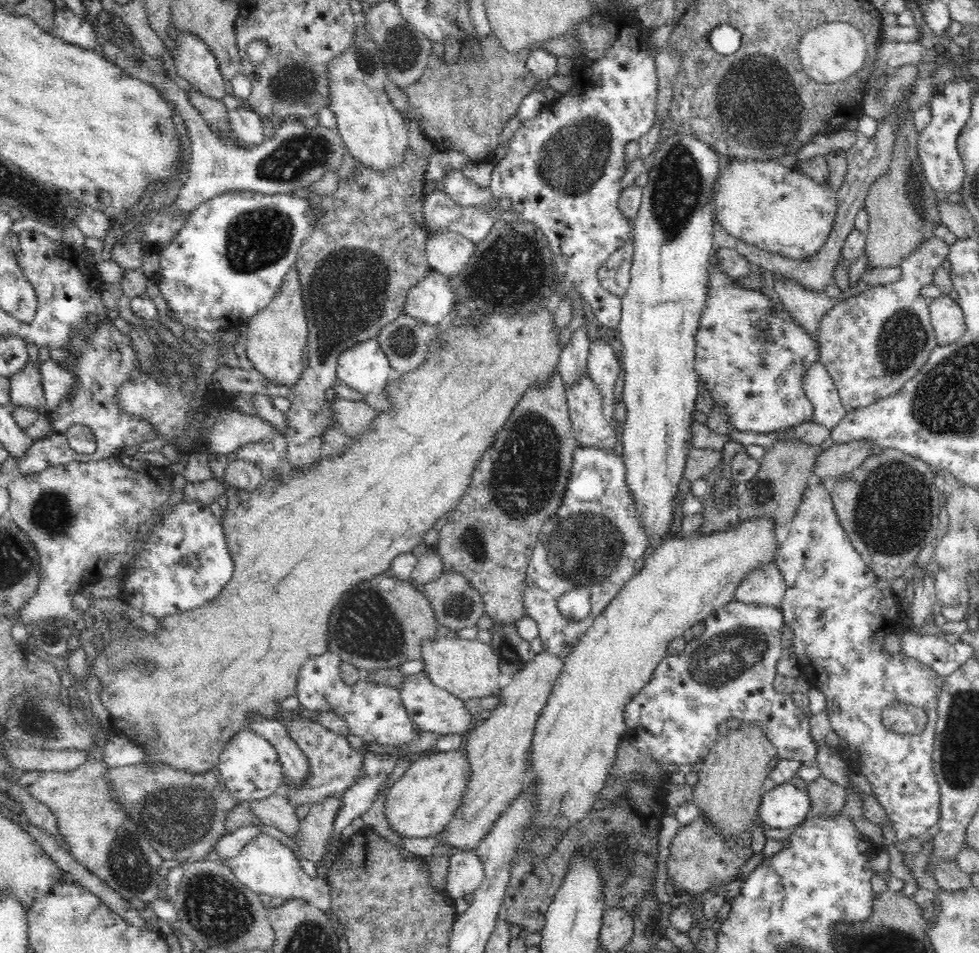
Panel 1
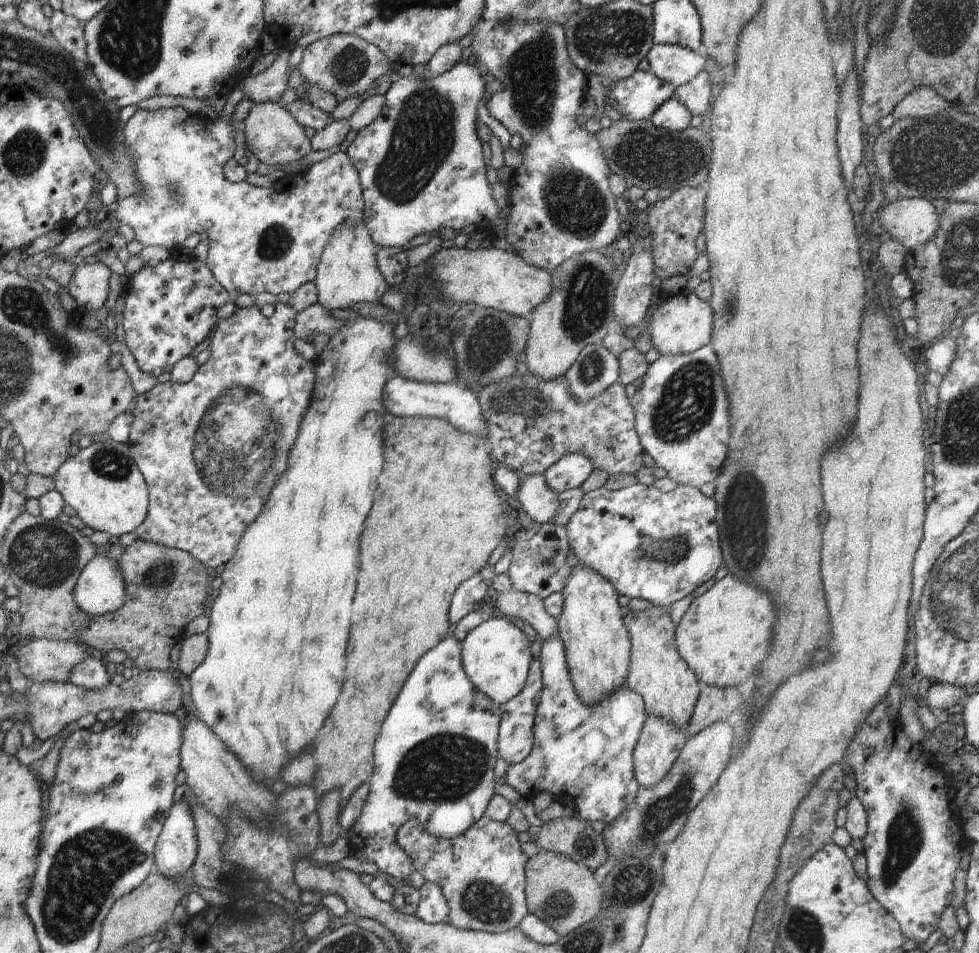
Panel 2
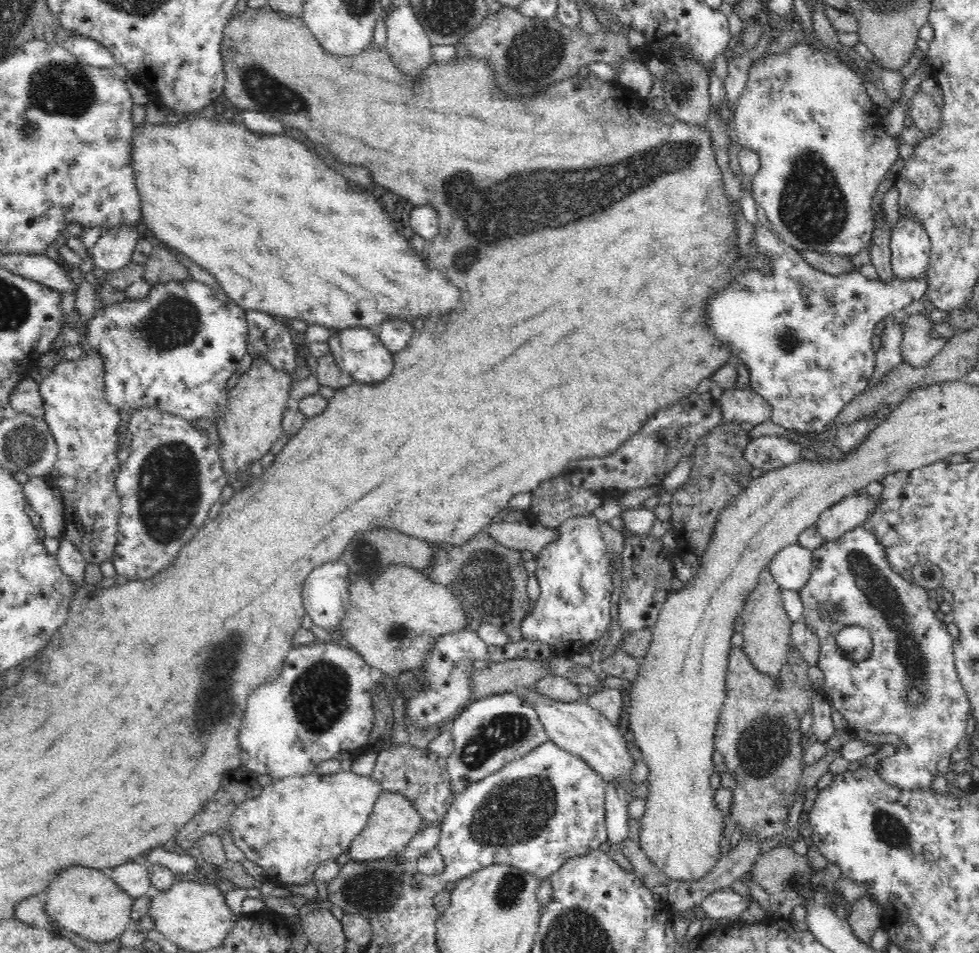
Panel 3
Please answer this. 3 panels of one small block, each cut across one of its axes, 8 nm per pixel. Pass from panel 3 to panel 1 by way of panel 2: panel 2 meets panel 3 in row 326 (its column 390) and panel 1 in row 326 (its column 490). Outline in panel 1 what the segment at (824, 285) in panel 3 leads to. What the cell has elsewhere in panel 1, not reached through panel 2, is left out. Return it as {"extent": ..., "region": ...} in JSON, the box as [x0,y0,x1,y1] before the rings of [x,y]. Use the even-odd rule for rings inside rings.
{"extent":[694,248,820,433],"region":[[[713,248],[710,252],[710,268],[708,268],[708,300],[698,324],[698,332],[696,332],[696,358],[694,360],[694,369],[699,376],[700,381],[704,382],[711,394],[712,400],[718,405],[722,405],[726,409],[726,413],[730,415],[730,423],[734,428],[740,432],[751,430],[753,433],[760,432],[774,432],[789,427],[796,427],[804,422],[808,423],[813,420],[813,404],[807,399],[805,393],[805,378],[811,366],[819,360],[820,349],[818,342],[807,333],[807,330],[800,328],[798,324],[793,321],[791,314],[784,309],[784,312],[779,315],[774,315],[770,308],[770,297],[760,290],[750,290],[737,285],[738,279],[730,278],[719,268],[717,260],[715,259],[715,250]]]}

